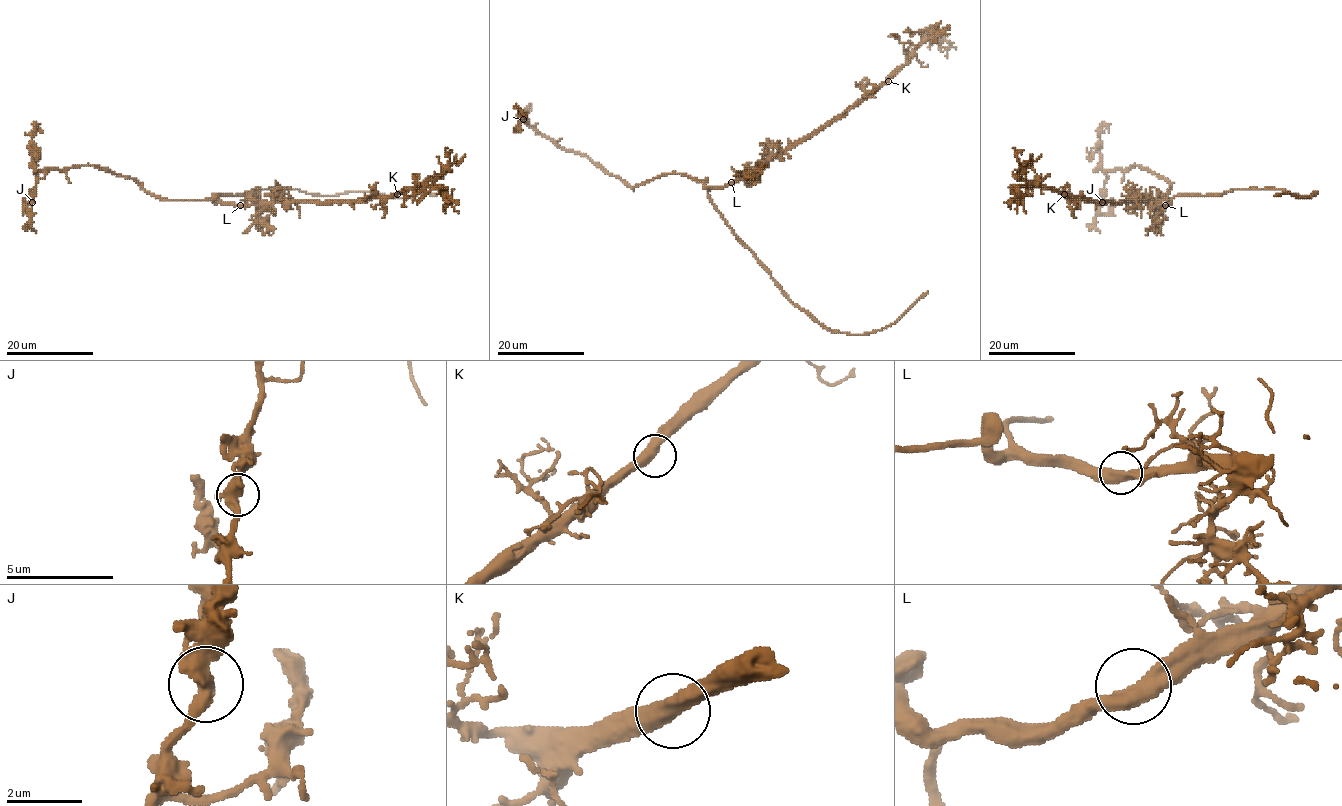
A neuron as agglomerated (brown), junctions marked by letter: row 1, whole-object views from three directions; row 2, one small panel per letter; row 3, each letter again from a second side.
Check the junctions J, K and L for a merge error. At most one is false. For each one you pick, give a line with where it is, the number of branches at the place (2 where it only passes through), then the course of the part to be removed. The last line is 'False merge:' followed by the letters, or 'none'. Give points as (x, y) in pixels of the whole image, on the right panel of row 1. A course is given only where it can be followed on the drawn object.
False merge: none

